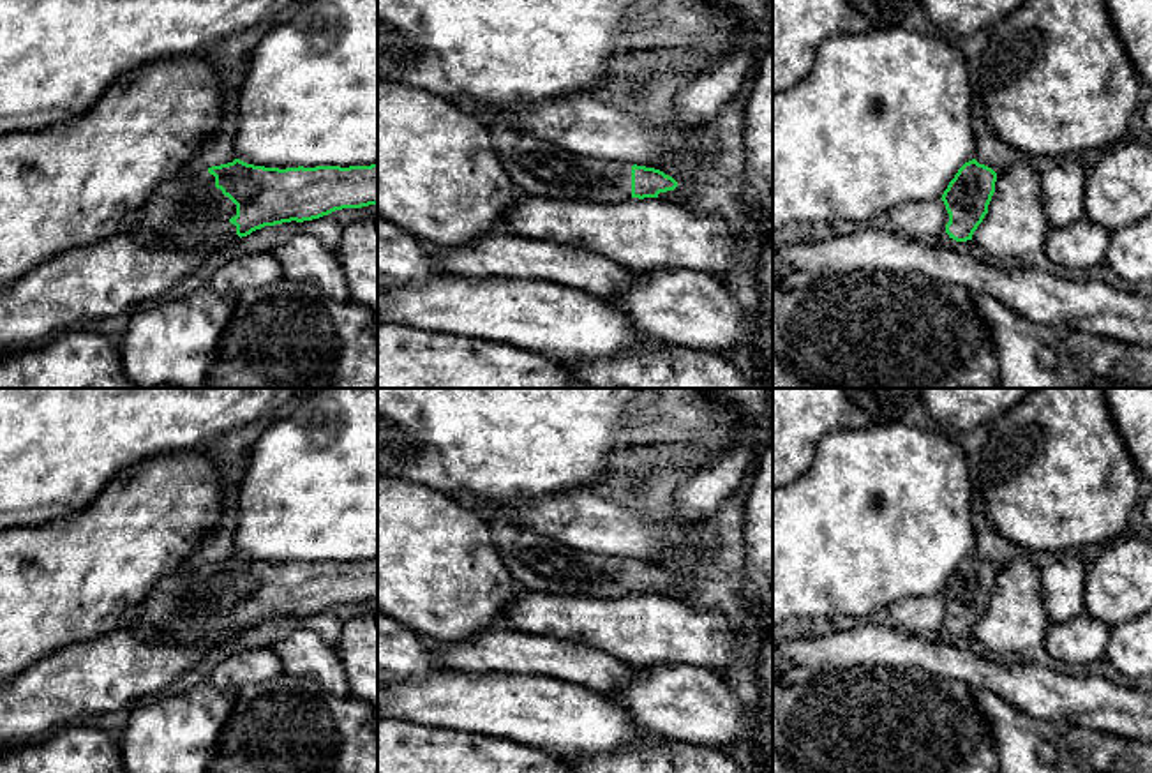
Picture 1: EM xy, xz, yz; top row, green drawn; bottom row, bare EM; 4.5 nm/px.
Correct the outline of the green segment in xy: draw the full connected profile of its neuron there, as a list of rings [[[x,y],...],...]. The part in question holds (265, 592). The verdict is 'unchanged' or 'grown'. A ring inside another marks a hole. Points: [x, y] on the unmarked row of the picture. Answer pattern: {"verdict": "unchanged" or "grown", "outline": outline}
{"verdict": "grown", "outline": [[[235,554],[161,579],[127,623],[145,639],[192,642],[369,600],[378,600],[378,559],[279,565]]]}

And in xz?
{"verdict": "grown", "outline": [[[494,526],[492,542],[526,591],[614,600],[630,593],[658,593],[677,582],[660,565],[570,549],[522,526]]]}

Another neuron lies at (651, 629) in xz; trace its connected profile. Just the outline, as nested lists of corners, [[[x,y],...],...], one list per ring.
[[[520,589],[503,623],[520,634],[602,649],[633,667],[684,664],[714,674],[741,669],[748,635],[722,612],[693,611],[660,593],[593,600]]]

